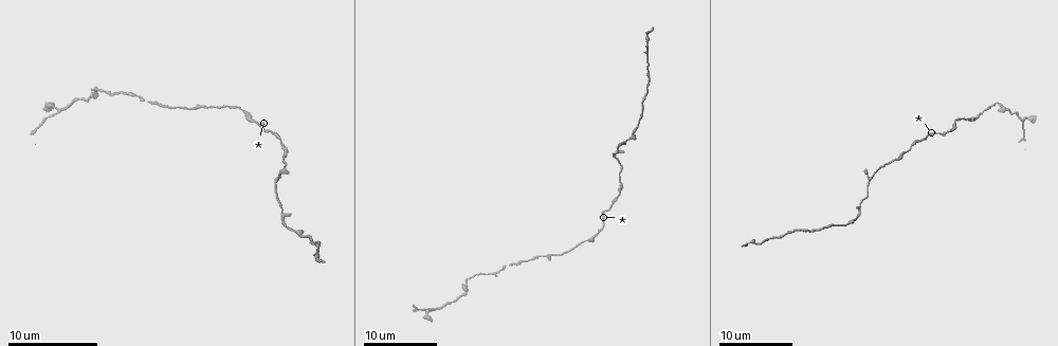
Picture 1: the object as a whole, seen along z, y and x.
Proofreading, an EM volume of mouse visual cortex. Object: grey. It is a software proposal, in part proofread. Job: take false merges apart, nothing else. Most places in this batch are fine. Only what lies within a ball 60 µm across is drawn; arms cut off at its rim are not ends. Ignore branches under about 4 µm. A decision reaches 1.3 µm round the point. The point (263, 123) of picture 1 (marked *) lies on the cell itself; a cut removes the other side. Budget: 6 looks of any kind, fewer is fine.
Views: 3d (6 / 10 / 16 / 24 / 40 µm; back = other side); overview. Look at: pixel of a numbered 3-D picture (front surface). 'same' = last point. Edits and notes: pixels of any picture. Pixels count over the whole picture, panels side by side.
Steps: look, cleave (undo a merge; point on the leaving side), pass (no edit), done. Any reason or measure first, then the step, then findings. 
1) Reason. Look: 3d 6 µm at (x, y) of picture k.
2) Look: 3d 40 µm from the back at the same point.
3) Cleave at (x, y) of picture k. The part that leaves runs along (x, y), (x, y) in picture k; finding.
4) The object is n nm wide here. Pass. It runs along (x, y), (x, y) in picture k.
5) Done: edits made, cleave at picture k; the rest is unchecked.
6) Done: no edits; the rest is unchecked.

Look: 3d 16 µm at (598, 233) of picture 1.

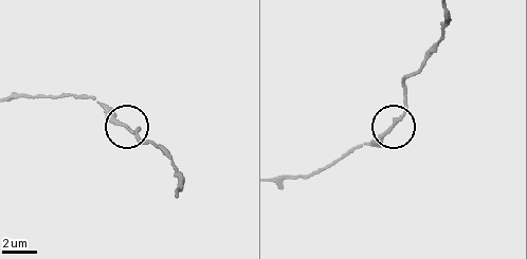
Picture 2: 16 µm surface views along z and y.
Look: 3d 16 µm from the back at (126, 125) of picture 2.

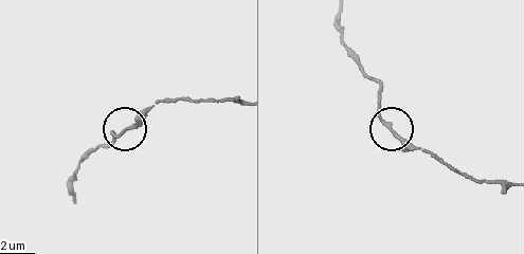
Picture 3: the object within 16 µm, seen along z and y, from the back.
The object is 170 nm wide here. Pass. One cell here.

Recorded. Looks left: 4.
Thick turns thin. Look: 3d 10 µm at (619, 159) of picture 1.

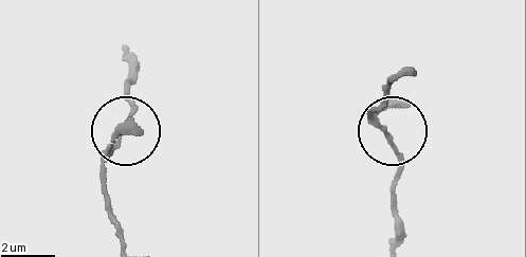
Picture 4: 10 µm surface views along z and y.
Pass. It runs along (127, 53), (127, 96), (133, 107), (102, 185) in picture 4; one cell here.

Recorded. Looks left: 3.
Side arm on a straight run. Look: 3d 6 µm at (860, 200) of picture 1.

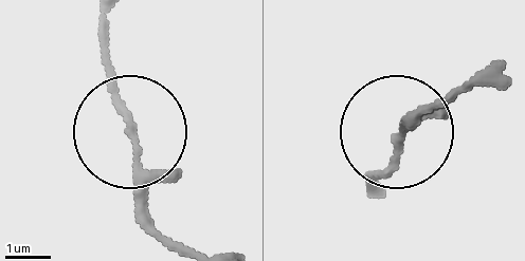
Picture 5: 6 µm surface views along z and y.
3 arms meet here. Pass. It runs along (110, 19), (110, 88), (144, 167), (144, 231) in picture 5; all the same cell.

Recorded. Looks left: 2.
Done: no edits; the rest is unchecked.

